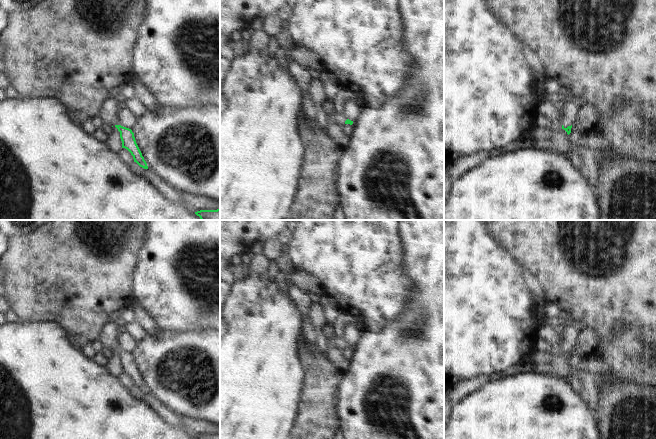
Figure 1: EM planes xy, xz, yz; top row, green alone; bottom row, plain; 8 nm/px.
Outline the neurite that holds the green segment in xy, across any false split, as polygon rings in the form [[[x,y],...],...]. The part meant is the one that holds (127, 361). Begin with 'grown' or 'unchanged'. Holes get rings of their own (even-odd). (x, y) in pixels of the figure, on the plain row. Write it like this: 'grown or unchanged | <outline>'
grown | [[[121,306],[112,314],[112,318],[107,320],[102,329],[98,333],[98,341],[103,347],[115,350],[120,356],[122,372],[127,373],[133,380],[134,386],[140,391],[148,393],[147,387],[136,367],[134,357],[131,353],[123,351],[120,346],[123,345],[121,339],[126,336],[126,326],[134,321],[132,307]]]

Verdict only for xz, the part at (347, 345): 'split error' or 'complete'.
split error

